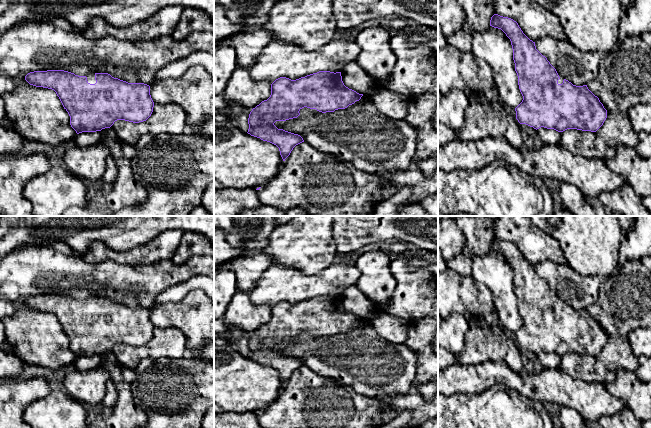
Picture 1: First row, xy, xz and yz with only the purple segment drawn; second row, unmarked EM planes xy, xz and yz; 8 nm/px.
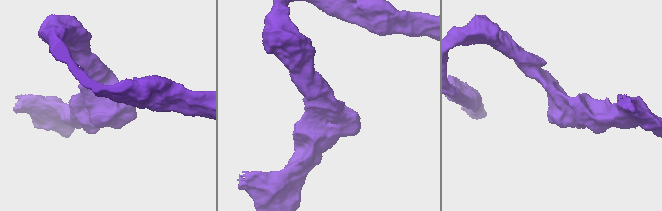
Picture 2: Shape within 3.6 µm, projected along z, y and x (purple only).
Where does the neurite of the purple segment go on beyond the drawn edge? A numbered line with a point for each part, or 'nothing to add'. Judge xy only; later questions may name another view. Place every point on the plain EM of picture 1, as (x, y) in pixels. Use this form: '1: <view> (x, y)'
1: xy (91, 300)

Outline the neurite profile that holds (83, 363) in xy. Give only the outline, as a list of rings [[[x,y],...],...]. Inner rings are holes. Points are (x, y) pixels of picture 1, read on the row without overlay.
[[[101,355],[96,356],[82,356],[76,359],[75,369],[79,371],[86,371],[95,368],[100,368],[102,364]]]

